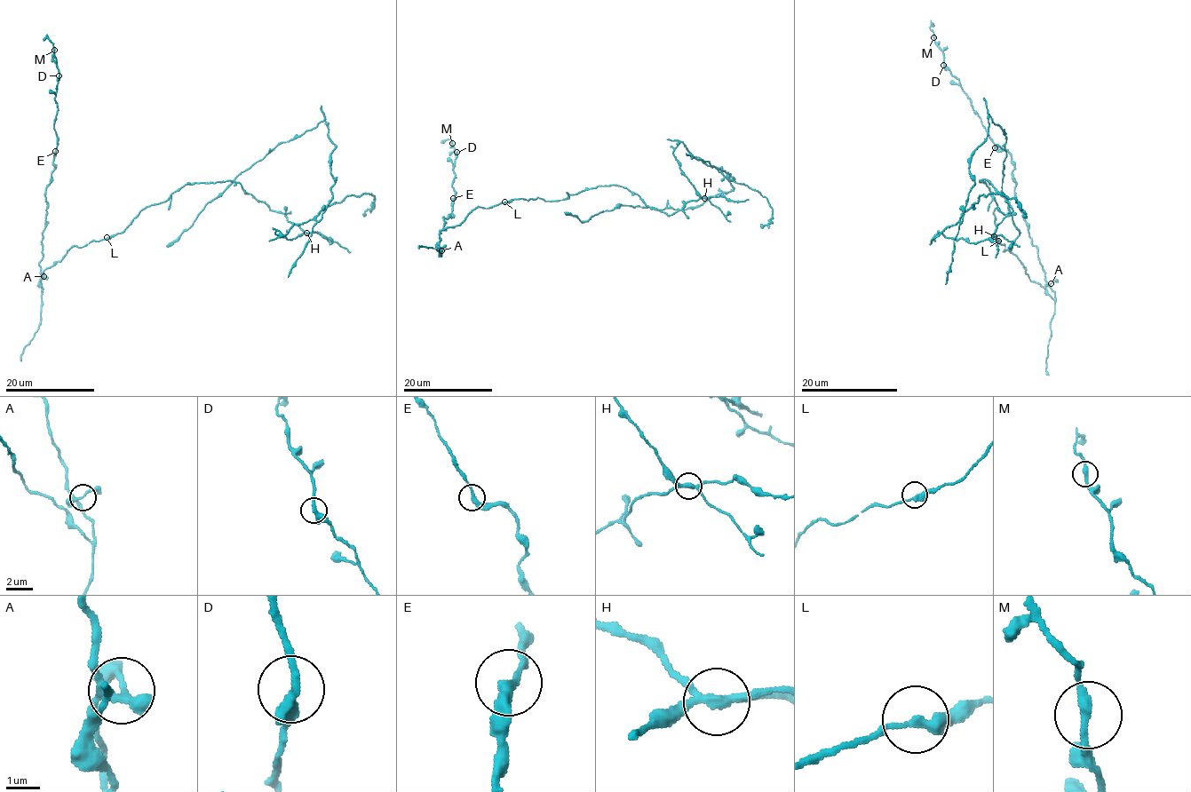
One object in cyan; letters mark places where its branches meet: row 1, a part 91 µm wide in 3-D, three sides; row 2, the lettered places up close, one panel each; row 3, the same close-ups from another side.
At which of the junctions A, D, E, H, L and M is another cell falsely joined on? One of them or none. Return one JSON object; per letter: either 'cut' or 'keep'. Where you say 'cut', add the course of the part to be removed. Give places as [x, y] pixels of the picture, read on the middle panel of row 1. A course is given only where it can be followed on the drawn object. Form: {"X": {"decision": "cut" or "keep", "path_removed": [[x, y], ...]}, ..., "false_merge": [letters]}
{"A": {"decision": "keep"}, "D": {"decision": "keep"}, "E": {"decision": "keep"}, "H": {"decision": "cut", "path_removed": [[705, 197], [672, 153], [680, 141], [731, 175], [733, 188], [685, 209], [617, 205], [587, 221], [565, 211]]}, "L": {"decision": "keep"}, "M": {"decision": "keep"}, "false_merge": ["H"]}

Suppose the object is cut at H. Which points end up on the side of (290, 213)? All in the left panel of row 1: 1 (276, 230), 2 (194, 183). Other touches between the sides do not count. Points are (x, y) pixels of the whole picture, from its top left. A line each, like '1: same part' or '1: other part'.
1: other part
2: same part

